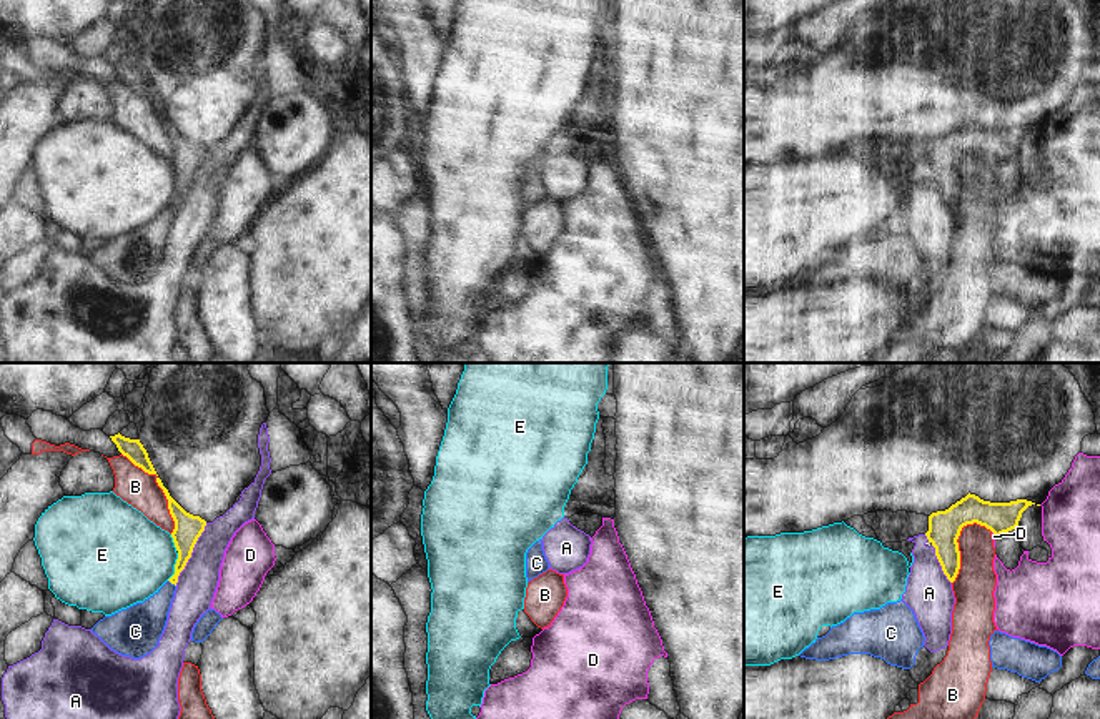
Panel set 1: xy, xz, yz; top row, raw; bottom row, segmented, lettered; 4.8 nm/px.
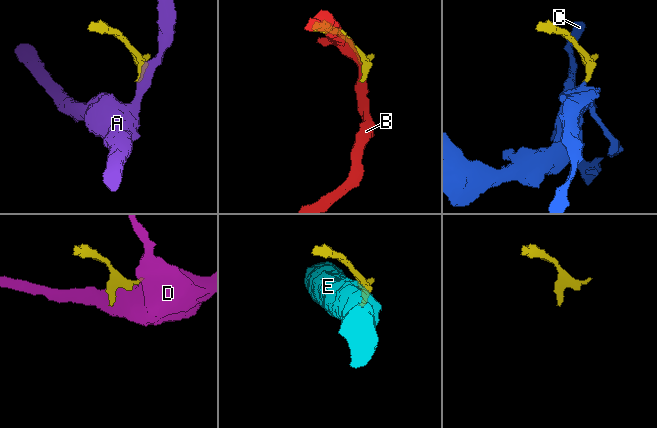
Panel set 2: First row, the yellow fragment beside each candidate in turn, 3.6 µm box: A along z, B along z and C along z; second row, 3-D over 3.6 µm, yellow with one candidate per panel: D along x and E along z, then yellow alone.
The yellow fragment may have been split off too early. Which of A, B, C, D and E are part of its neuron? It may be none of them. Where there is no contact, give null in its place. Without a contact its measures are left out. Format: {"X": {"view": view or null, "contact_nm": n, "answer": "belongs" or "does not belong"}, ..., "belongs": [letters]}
{"A": {"view": "xy", "contact_nm": 340, "answer": "does not belong"}, "B": {"view": "xy", "contact_nm": 460, "answer": "does not belong"}, "C": {"view": "xy", "contact_nm": 50, "answer": "belongs"}, "D": {"view": "yz", "contact_nm": 40, "answer": "does not belong"}, "E": {"view": "xy", "contact_nm": 150, "answer": "does not belong"}, "belongs": ["C"]}

